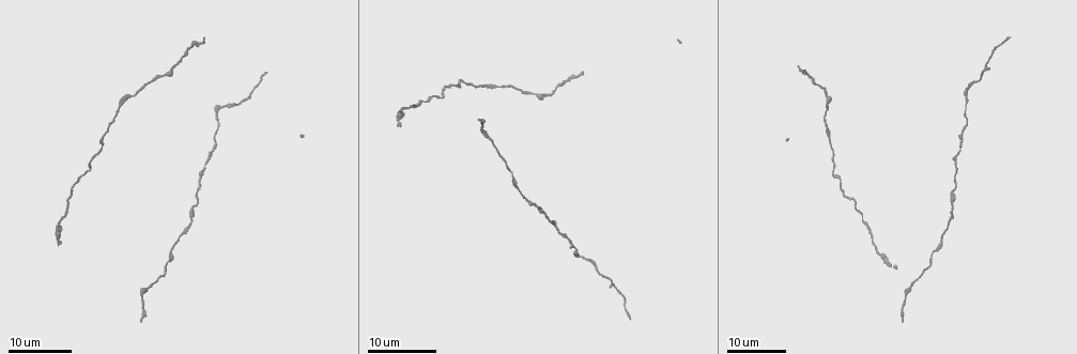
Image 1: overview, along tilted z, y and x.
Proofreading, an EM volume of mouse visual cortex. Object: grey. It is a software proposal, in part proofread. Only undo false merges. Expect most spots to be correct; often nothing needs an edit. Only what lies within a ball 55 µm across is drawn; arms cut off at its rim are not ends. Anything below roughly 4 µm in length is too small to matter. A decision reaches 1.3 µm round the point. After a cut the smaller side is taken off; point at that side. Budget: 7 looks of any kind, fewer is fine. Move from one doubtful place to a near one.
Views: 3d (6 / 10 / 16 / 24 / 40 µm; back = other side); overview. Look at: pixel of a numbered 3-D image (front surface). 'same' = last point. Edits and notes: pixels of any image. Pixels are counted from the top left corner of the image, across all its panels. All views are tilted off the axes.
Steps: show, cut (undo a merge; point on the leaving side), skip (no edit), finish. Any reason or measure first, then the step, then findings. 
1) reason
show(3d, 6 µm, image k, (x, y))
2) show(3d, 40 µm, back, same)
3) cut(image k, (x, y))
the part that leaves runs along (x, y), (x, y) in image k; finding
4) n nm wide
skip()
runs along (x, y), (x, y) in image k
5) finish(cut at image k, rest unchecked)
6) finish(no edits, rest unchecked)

calibre changes
show(3d, 16 µm, image 1, (612, 280))

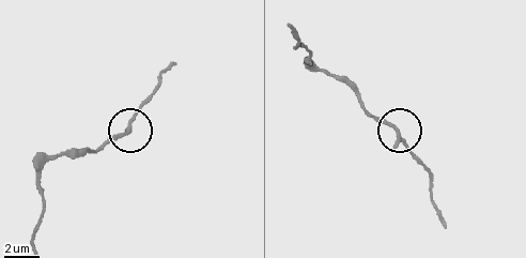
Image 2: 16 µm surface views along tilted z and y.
show(3d, 6 µm, image 2, (129, 124))

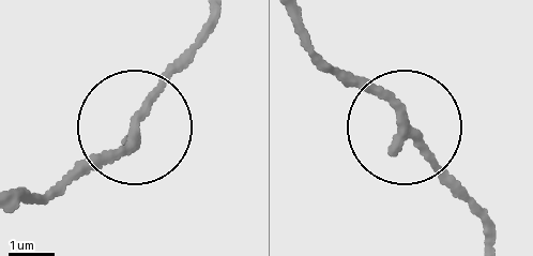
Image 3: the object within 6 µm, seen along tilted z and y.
240 nm wide
skip()
runs along (293, 23), (470, 201) in image 3; continuous, no second neuron

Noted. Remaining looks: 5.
calibre changes
show(3d, 24 µm, image 1, (954, 189))

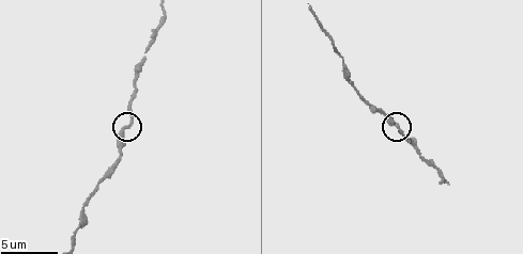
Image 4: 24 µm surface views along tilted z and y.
show(3d, 6 µm, image 4, (124, 126))

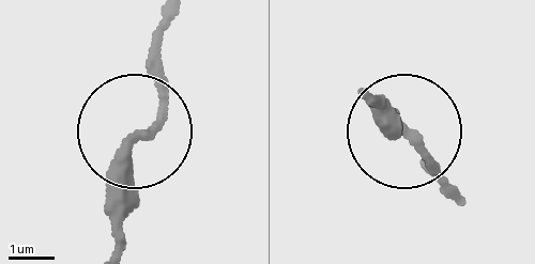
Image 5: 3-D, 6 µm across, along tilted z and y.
skip()
runs along (368, 97), (444, 186) in image 5; all the same neuron

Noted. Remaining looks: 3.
sudden change in width
show(3d, 24 µm, image 1, (826, 94))

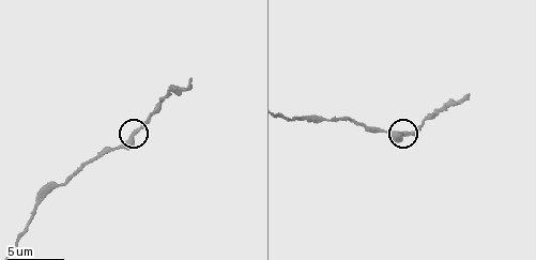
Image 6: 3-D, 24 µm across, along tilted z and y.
closer look
show(3d, 10 µm, image 6, (406, 135))

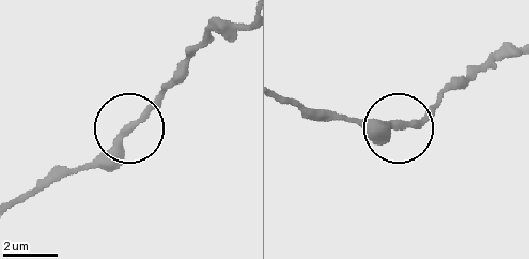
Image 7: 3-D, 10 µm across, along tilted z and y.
260 nm wide
skip()
runs along (15, 204), (91, 164), (174, 80) in image 7; continuous, no second neuron

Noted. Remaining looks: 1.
sudden change in width
show(3d, 16 µm, image 4, (135, 78))

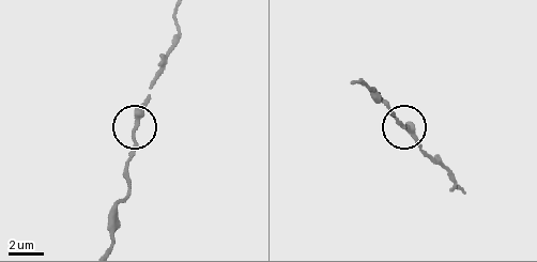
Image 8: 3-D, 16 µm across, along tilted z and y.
skip()
runs along (111, 242), (113, 207), (127, 189), (136, 112), (148, 95) in image 8; continuous, no second neuron

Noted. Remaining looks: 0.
finish(no edits, rest unchecked)

